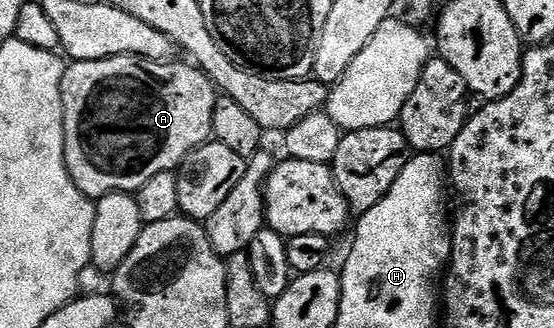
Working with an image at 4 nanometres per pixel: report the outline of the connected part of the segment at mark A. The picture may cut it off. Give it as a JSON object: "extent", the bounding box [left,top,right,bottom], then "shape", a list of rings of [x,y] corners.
{"extent":[60,56,218,198],"shape":[[[111,56],[105,60],[77,60],[65,67],[64,77],[60,83],[62,110],[64,111],[64,161],[74,186],[78,186],[78,190],[82,190],[82,194],[86,194],[89,198],[99,198],[111,192],[134,194],[149,178],[154,178],[154,174],[175,172],[195,148],[207,144],[213,139],[212,123],[218,95],[216,85],[195,63],[172,63],[168,60],[147,60],[144,56]]]}

